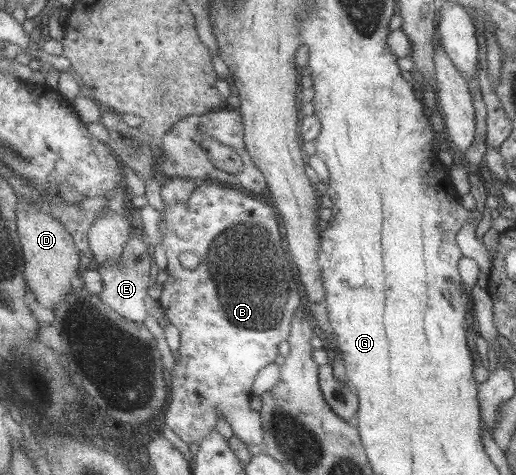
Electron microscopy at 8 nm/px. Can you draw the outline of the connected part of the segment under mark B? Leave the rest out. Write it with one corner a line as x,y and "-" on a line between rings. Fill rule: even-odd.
217,181
201,183
192,198
186,204
167,205
166,211
166,232
162,247
168,257
167,271
168,278
162,286
162,292
158,300
165,309
165,315
169,321
180,332
180,349
176,355
175,367
169,371
171,379
172,399
165,411
165,423
178,435
179,439
185,443
203,443
213,431
218,427
218,421
226,421
233,431
233,435
248,445
258,445
264,454
269,453
267,443
265,442
265,429
263,415
259,411
252,409
253,387
260,371
268,364
274,363
276,357
280,354
280,344
291,336
291,327
293,317
302,303
303,286
296,283
296,275
292,271
292,263
288,261
288,251
286,251
285,232
282,227
282,219
276,207
260,201
260,196
252,195
244,190
234,188
226,184
220,184
-
184,251
190,251
198,256
200,264
194,270
185,269
180,264
180,255

